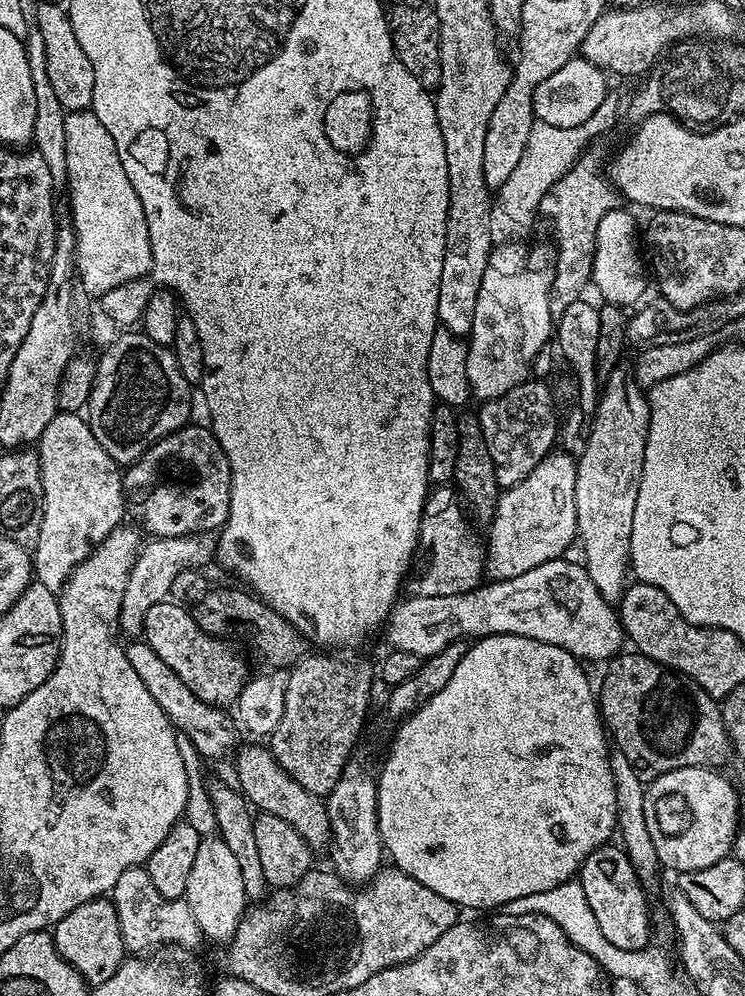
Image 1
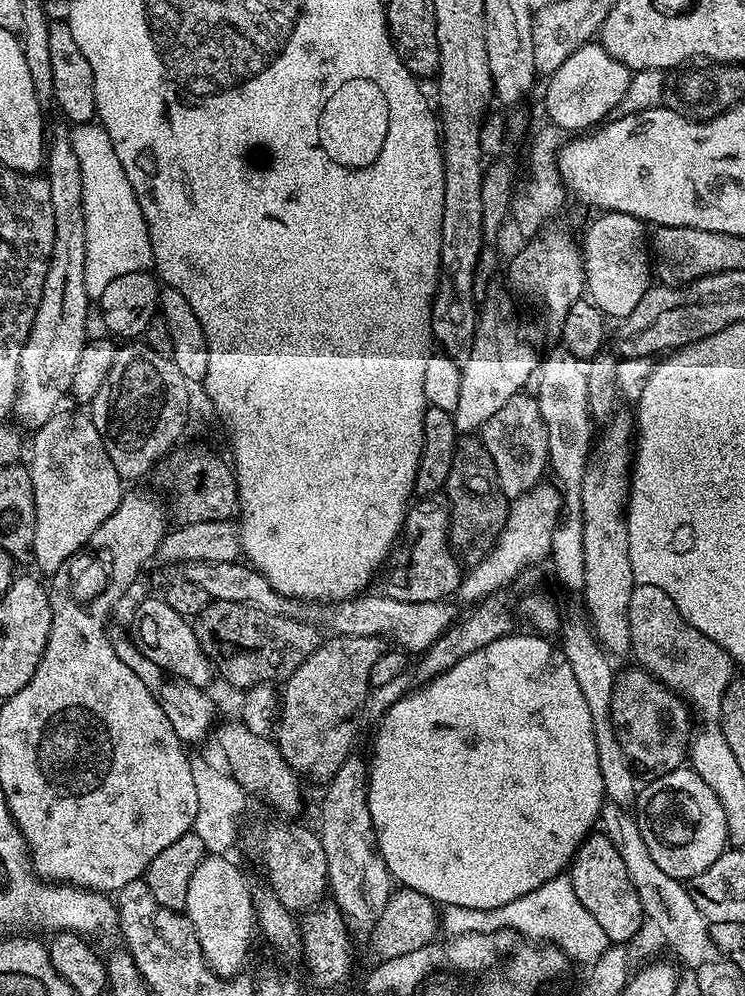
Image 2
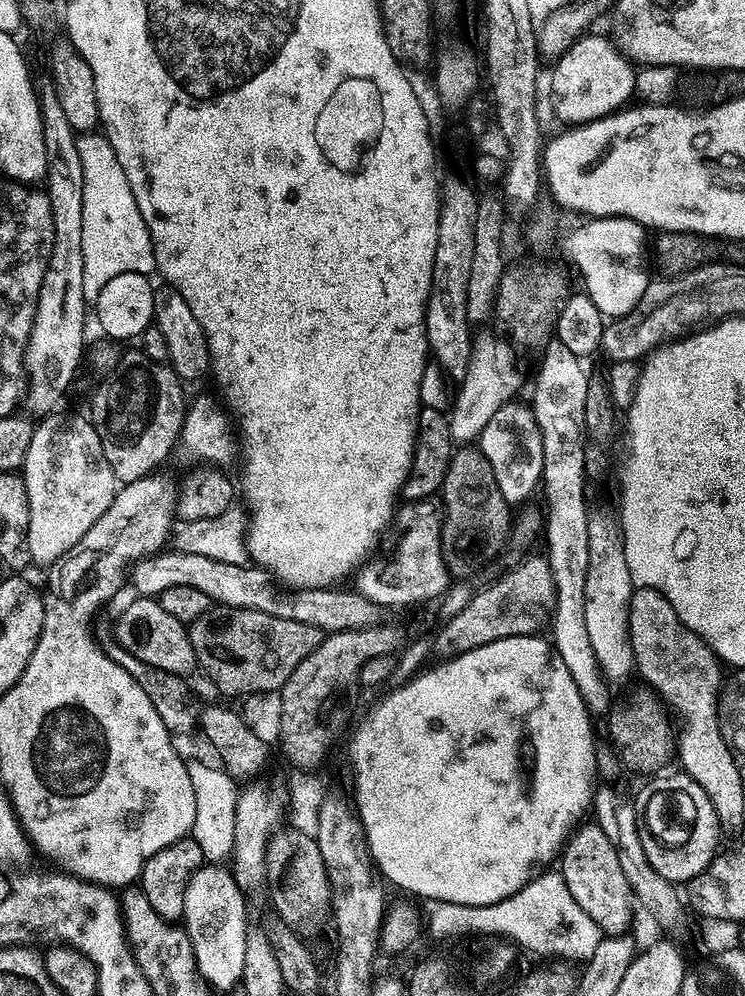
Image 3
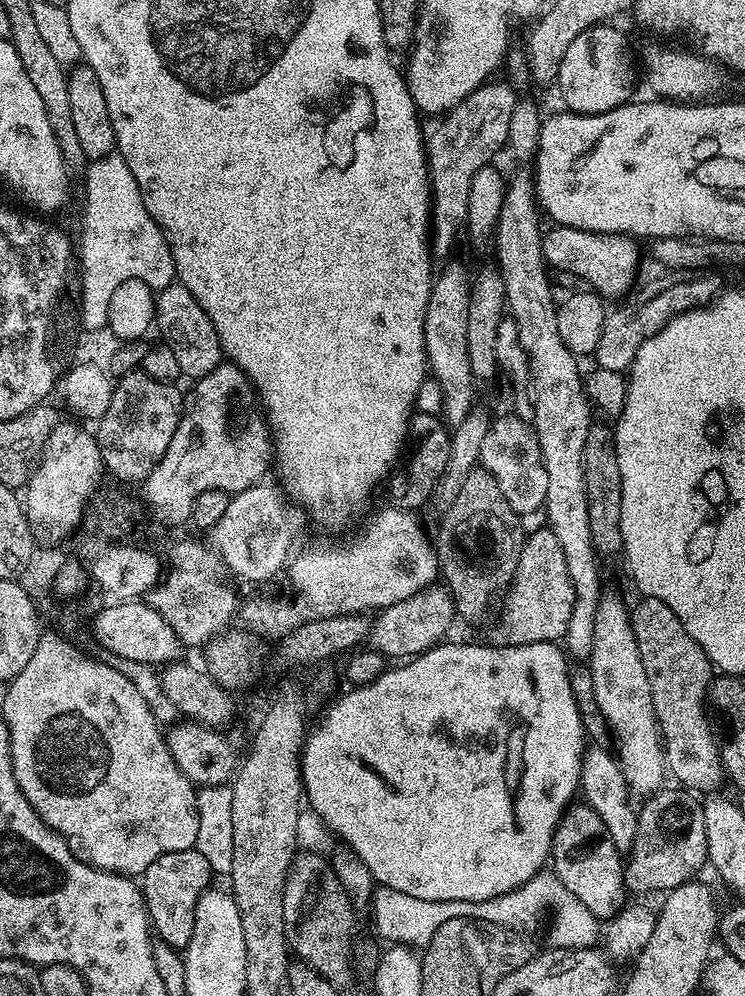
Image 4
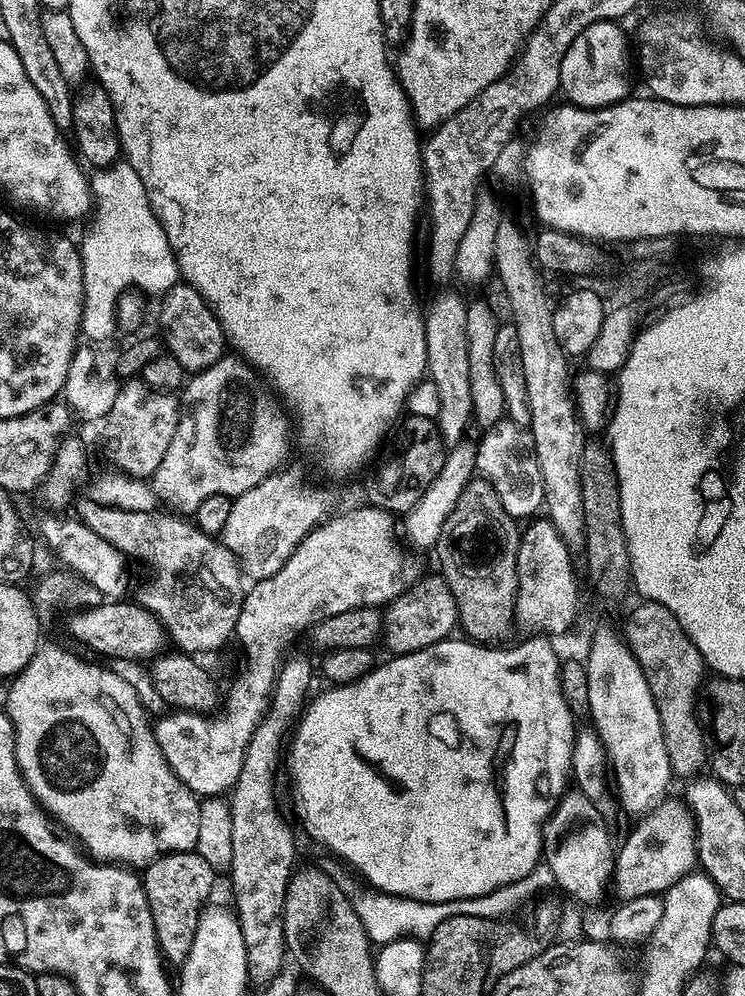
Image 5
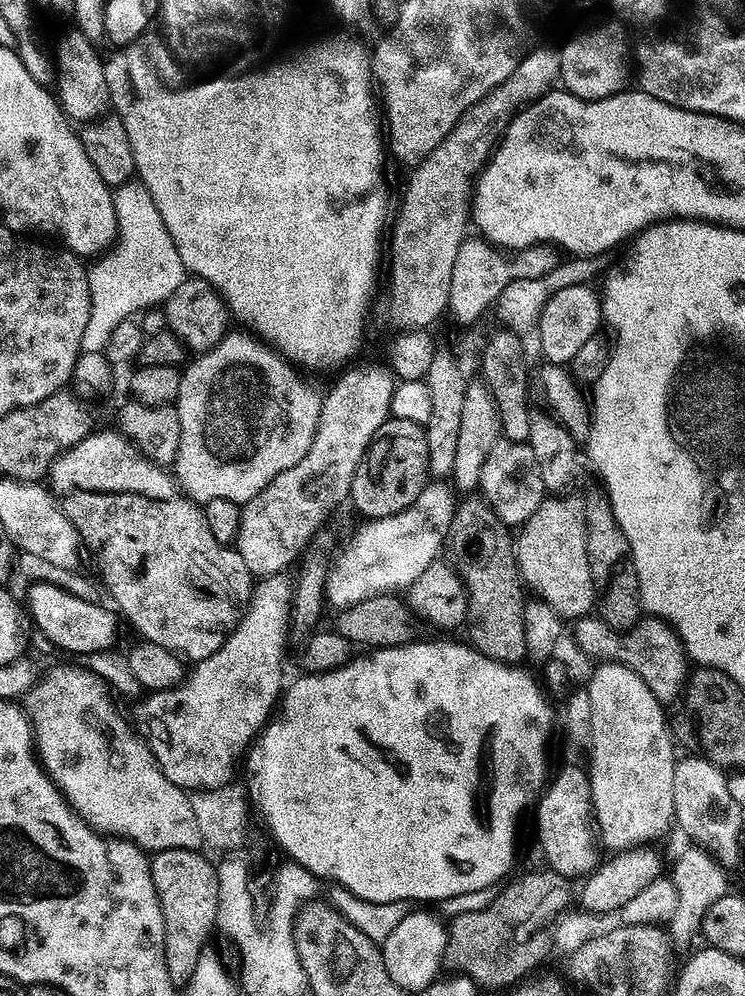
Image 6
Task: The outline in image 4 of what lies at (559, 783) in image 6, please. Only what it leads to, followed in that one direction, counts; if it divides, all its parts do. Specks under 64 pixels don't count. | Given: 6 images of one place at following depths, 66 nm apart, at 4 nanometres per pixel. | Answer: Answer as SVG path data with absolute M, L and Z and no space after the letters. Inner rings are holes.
M576 802L564 811L552 835L550 868L597 921L611 921L625 907L624 865L622 853L614 846L614 838L610 838L602 818L594 814L591 806Z

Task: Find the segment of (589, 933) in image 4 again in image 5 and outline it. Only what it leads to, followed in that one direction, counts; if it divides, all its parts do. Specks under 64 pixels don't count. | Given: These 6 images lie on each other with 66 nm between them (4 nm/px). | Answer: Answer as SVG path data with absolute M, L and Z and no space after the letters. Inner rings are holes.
M541 862L537 864L534 870L530 870L530 874L526 874L526 878L522 878L513 884L502 886L485 896L458 898L441 904L424 904L421 900L411 900L405 896L391 896L389 892L377 892L361 883L355 875L352 876L342 880L344 893L350 902L350 906L354 906L354 914L358 914L369 941L376 946L383 946L401 938L431 937L432 931L442 922L446 922L446 918L454 918L455 916L494 918L495 920L507 917L511 913L508 911L515 904L522 903L523 900L528 899L534 892L538 892L542 888L549 887L548 889L551 889L556 882L554 870L550 870L548 864Z

